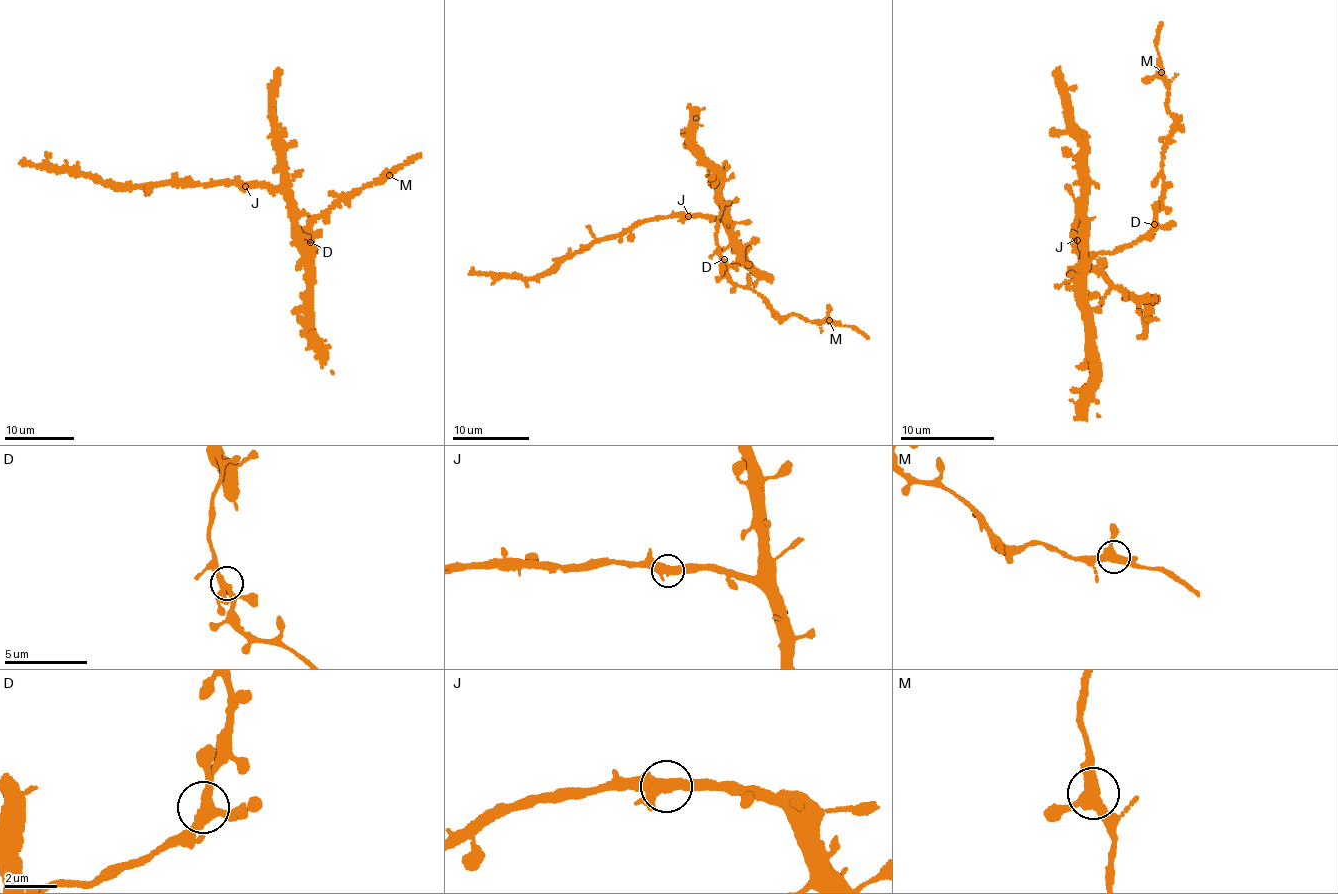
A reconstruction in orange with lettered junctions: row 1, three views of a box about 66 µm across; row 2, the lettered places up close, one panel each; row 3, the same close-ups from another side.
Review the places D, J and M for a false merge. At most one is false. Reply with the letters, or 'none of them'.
none of them

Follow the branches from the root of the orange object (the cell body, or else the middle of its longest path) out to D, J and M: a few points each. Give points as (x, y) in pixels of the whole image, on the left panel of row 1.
D: (274, 190), (279, 189), (290, 201), (292, 227), (302, 237), (301, 243), (304, 245), (310, 242)
J: (274, 190), (264, 186), (244, 186)
M: (274, 190), (279, 189), (290, 201), (292, 227), (304, 244), (308, 241), (310, 222), (337, 199), (389, 175)

